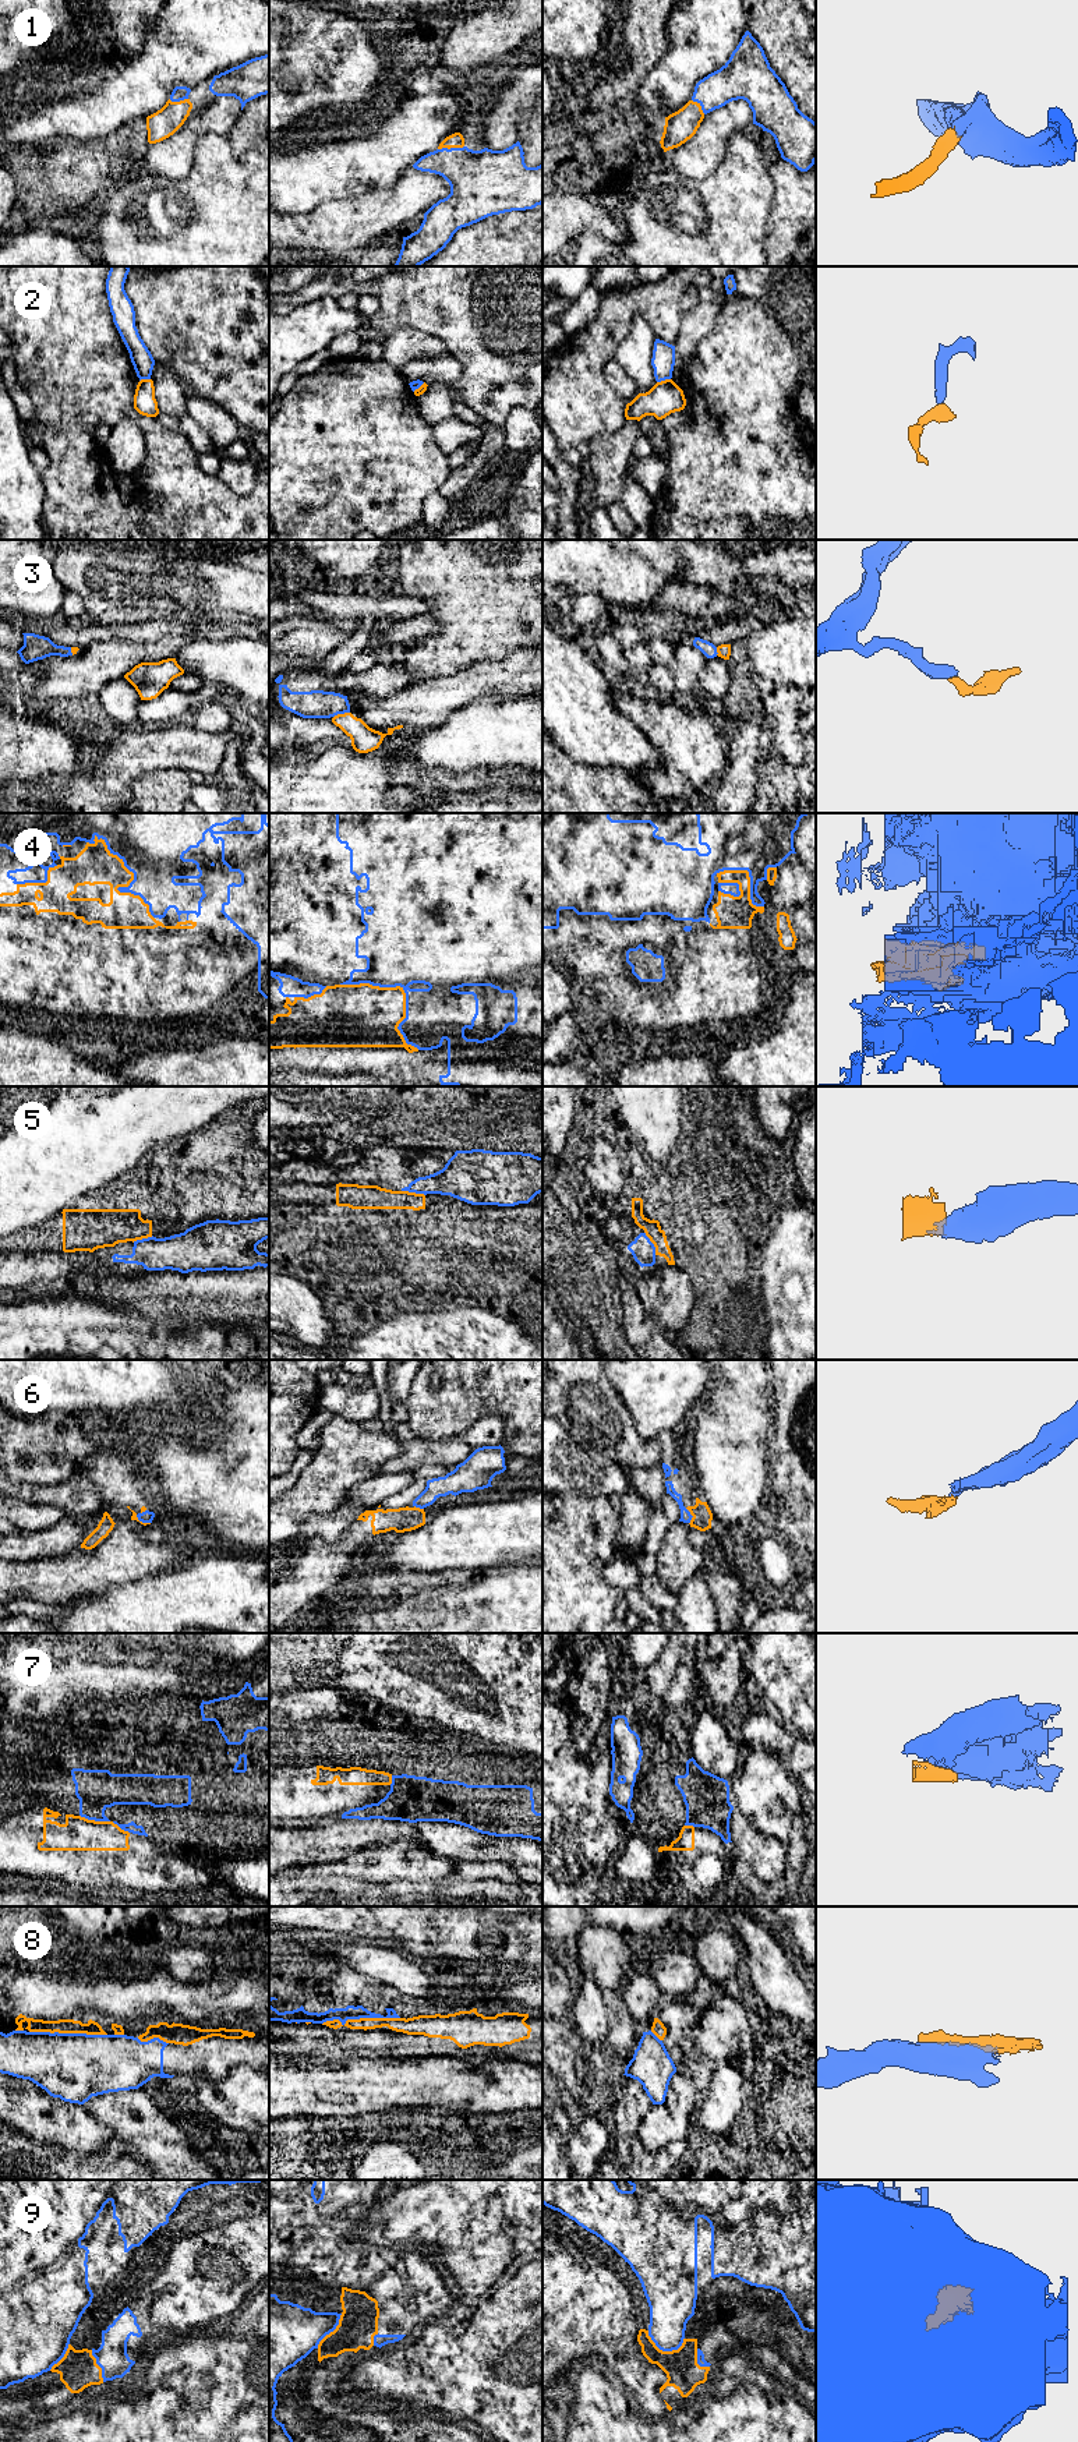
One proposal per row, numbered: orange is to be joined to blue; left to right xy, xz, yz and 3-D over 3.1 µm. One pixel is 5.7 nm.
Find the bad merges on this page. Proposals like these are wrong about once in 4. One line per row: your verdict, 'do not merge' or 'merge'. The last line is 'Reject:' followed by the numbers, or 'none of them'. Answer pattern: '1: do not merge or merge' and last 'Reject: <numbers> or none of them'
1: merge
2: merge
3: merge
4: do not merge
5: do not merge
6: merge
7: do not merge
8: merge
9: merge
Reject: 4, 5, 7

